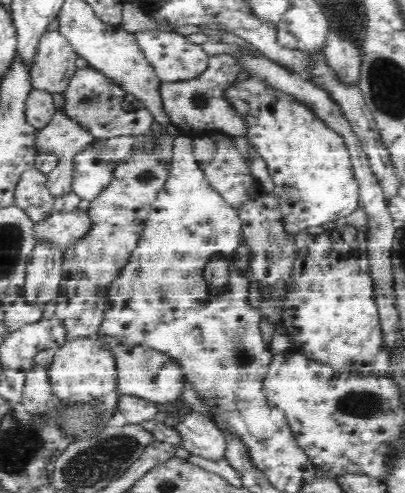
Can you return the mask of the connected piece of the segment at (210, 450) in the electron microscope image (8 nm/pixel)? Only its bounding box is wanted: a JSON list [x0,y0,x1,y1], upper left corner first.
[176,412,227,462]

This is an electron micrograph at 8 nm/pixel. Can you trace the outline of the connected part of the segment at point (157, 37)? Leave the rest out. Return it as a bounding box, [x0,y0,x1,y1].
[136,30,209,83]

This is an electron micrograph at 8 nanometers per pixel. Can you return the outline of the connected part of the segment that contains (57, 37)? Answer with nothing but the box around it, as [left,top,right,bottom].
[30,31,79,94]

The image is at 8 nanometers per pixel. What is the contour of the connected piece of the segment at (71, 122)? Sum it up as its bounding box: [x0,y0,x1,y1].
[37,110,95,157]

